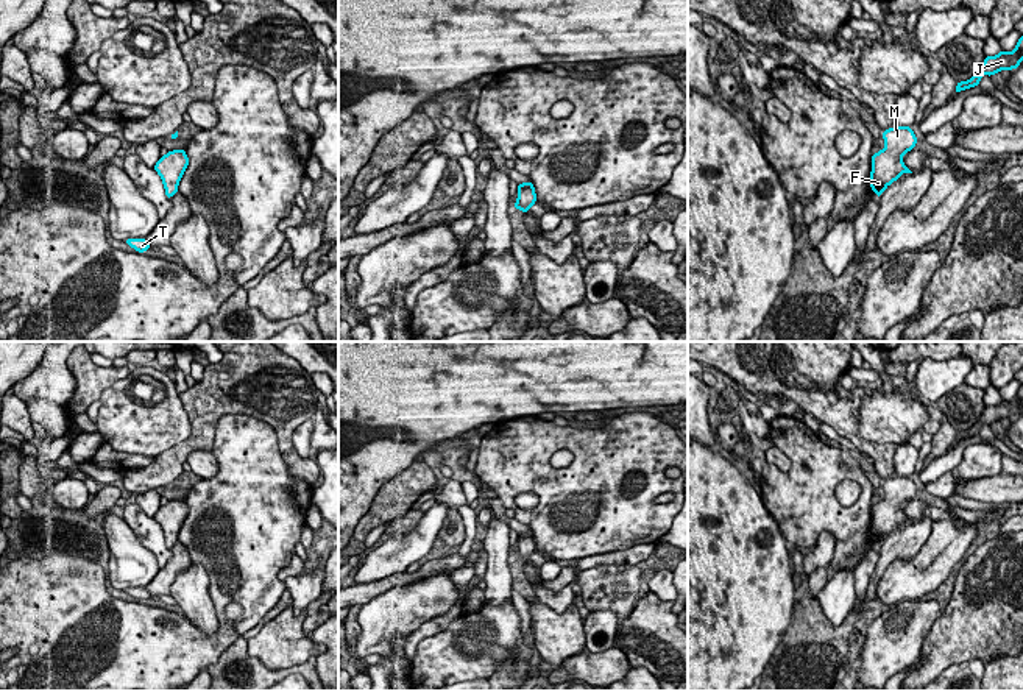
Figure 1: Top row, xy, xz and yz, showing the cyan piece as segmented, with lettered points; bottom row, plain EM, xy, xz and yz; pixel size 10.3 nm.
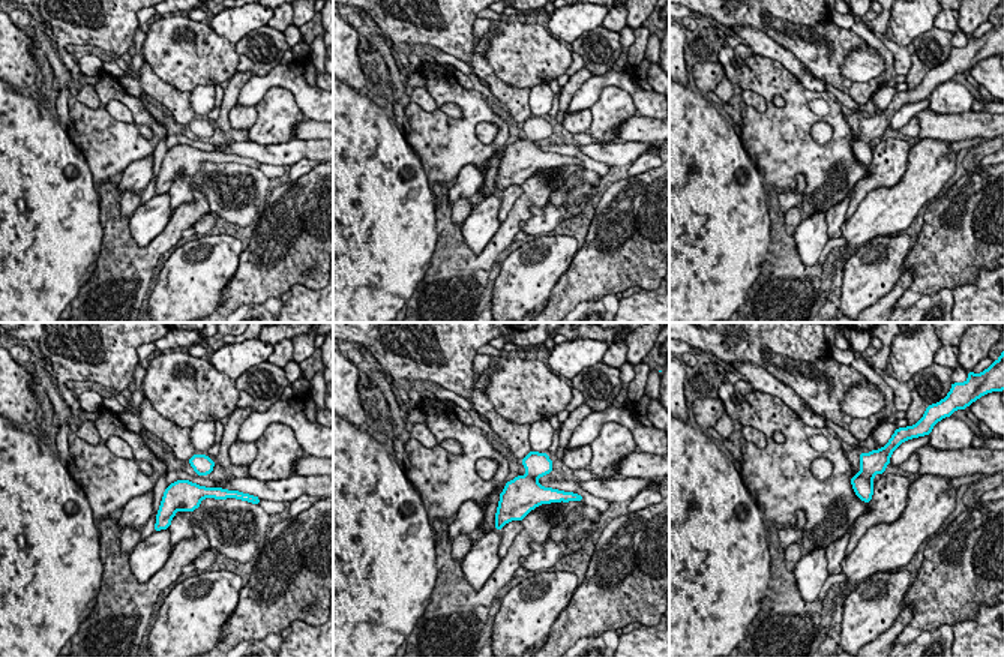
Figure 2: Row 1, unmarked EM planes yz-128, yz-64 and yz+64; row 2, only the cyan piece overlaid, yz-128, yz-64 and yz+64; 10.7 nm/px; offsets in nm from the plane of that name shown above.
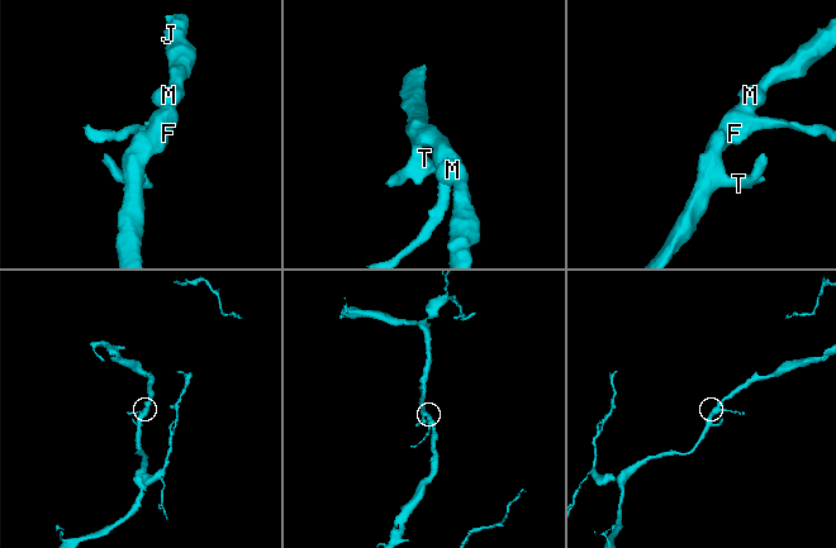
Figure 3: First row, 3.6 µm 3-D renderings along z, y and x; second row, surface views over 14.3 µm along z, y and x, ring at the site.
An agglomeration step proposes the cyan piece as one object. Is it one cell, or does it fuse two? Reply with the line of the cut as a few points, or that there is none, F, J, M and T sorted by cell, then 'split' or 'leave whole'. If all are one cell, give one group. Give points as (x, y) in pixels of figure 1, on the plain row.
cut none; groups F J M T; leave whole

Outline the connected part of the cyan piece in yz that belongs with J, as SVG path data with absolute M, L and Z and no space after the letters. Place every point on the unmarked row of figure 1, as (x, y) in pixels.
M1020 385L1017 396L1011 402L1001 399L996 406L986 406L979 421L973 424L968 431L959 431L958 437L954 438L954 443L979 435L979 429L982 424L992 426L1000 420L1007 421L1011 418L1017 418L1021 409L1023 409L1023 385Z

